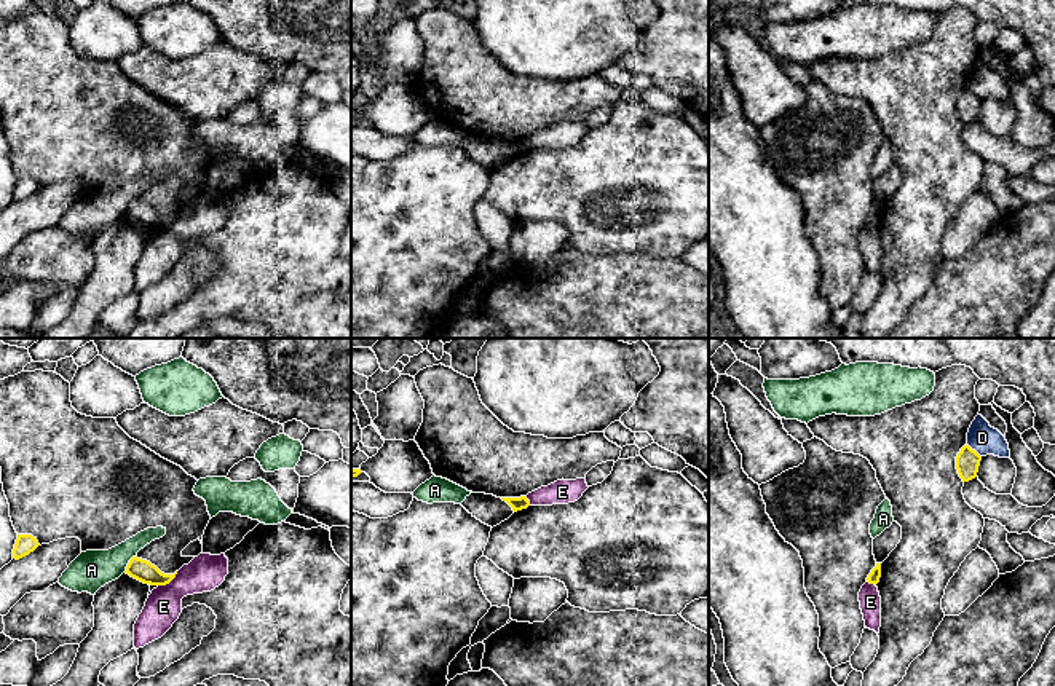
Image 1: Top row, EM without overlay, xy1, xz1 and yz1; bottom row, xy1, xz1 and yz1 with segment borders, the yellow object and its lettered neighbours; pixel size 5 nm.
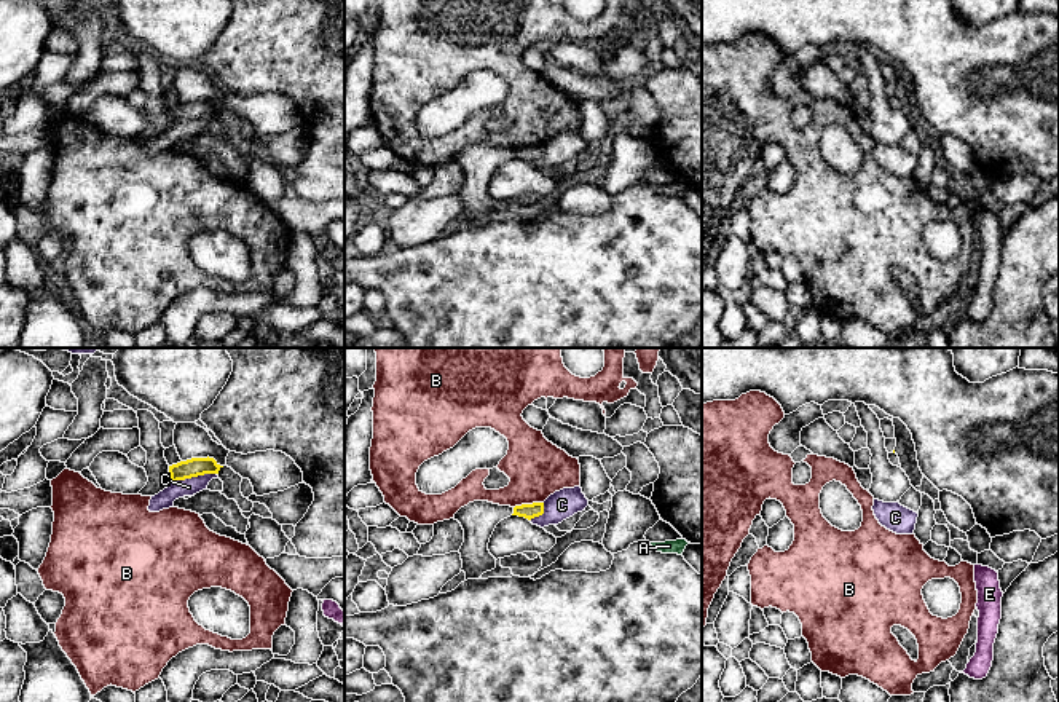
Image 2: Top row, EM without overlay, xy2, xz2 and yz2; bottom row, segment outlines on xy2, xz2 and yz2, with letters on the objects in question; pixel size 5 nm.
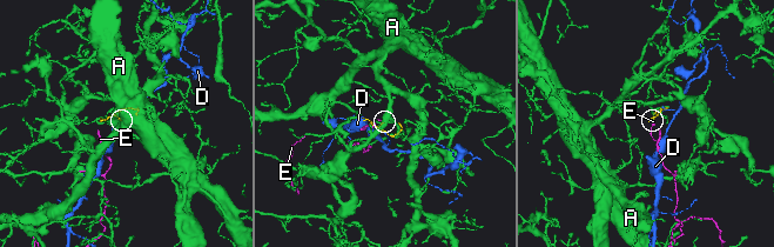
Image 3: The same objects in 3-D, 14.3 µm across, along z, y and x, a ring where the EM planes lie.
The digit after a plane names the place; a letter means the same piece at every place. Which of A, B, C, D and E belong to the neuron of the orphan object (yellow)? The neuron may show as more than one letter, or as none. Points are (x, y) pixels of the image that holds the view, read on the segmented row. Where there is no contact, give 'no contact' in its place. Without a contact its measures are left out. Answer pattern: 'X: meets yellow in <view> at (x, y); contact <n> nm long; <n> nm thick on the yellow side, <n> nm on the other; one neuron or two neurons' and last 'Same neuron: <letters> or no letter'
A: meets yellow in xy1 at (128, 563); contact 110 nm long; 110 nm thick on the yellow side, 200 nm on the other; two neurons
B: meets yellow in xz2 at (528, 504); contact 160 nm long; 80 nm thick on the yellow side, 300 nm on the other; two neurons
C: meets yellow in xy2 at (192, 476); contact 240 nm long; 100 nm thick on the yellow side, 90 nm on the other; two neurons
D: meets yellow in yz1 at (974, 450); contact 100 nm long; 120 nm thick on the yellow side, 150 nm on the other; two neurons
E: meets yellow in xy1 at (168, 583); contact 130 nm long; 110 nm thick on the yellow side, 190 nm on the other; two neurons
Same neuron: no letter

